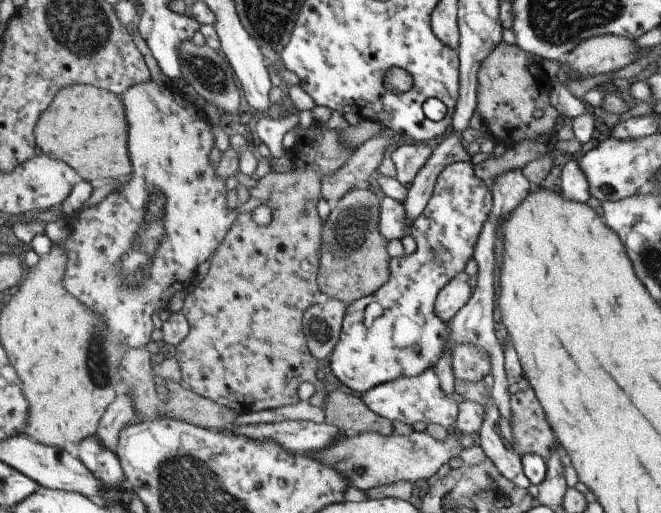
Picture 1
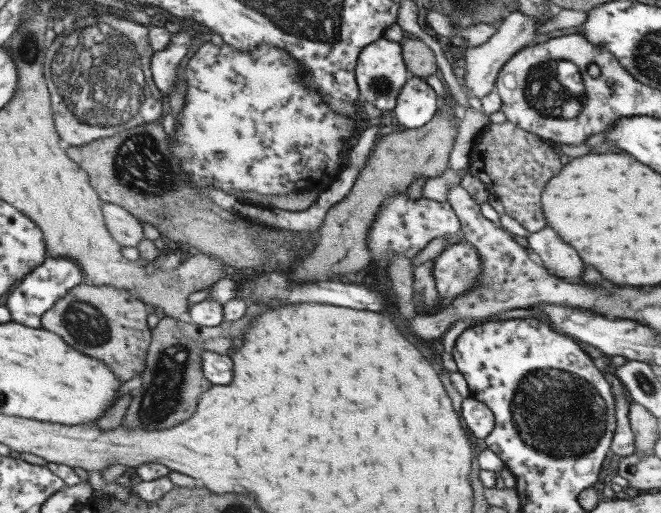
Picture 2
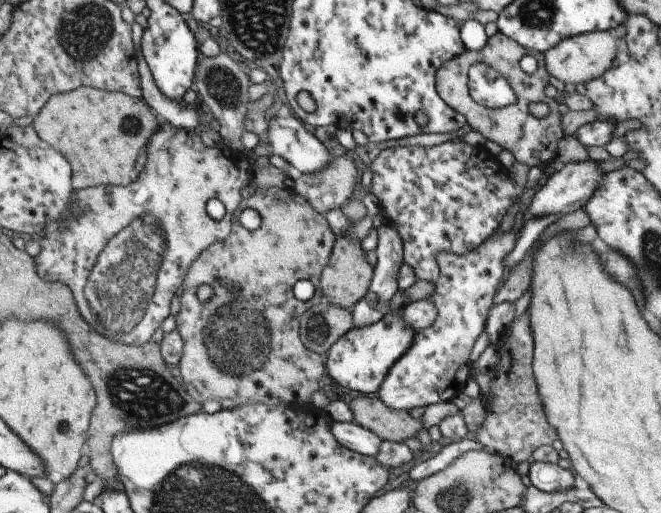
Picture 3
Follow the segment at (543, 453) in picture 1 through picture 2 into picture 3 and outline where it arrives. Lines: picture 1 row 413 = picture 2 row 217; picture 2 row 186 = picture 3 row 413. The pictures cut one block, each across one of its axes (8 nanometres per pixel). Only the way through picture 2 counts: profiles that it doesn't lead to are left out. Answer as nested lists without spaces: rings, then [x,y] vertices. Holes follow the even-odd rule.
[[[520,316],[513,319],[509,328],[504,332],[503,338],[495,344],[499,353],[499,360],[490,370],[491,389],[489,394],[481,396],[485,411],[488,413],[481,427],[476,430],[477,441],[479,441],[483,449],[489,454],[496,454],[502,459],[510,459],[514,464],[529,460],[532,452],[540,446],[557,446],[557,438],[555,430],[546,421],[542,404],[540,403],[536,384],[532,375],[532,356],[531,356],[531,334],[529,334],[529,324],[527,318]]]

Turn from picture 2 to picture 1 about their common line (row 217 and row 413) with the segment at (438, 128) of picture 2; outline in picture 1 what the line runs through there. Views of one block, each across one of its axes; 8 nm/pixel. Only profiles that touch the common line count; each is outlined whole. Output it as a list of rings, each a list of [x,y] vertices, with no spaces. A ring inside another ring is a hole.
[[[332,390],[326,394],[323,411],[324,423],[335,426],[343,435],[377,433],[387,436],[392,431],[390,420],[373,414],[360,397],[353,394]]]

